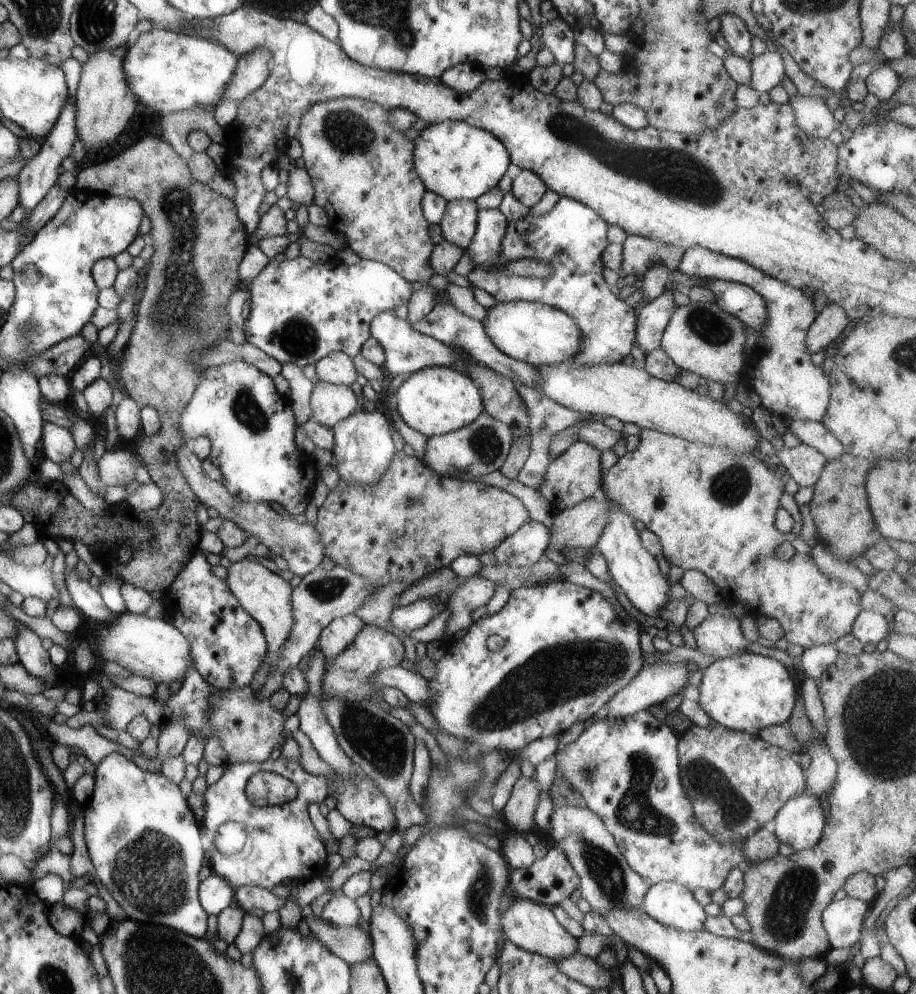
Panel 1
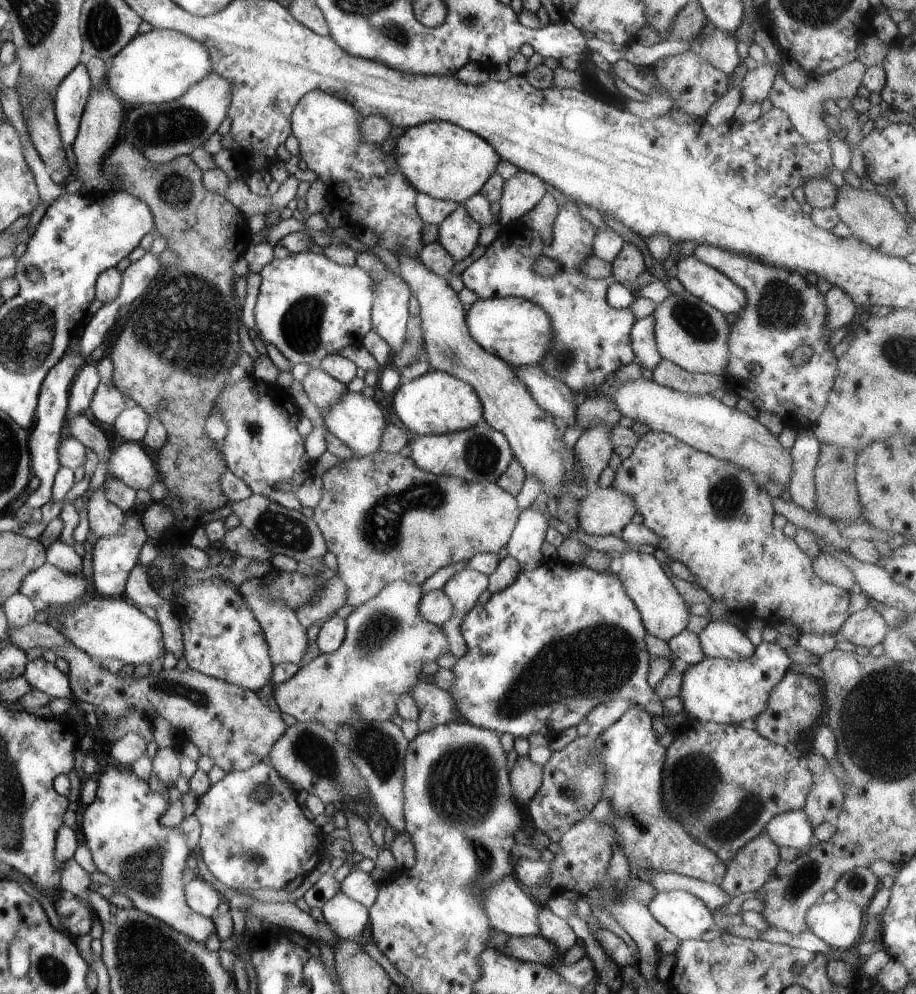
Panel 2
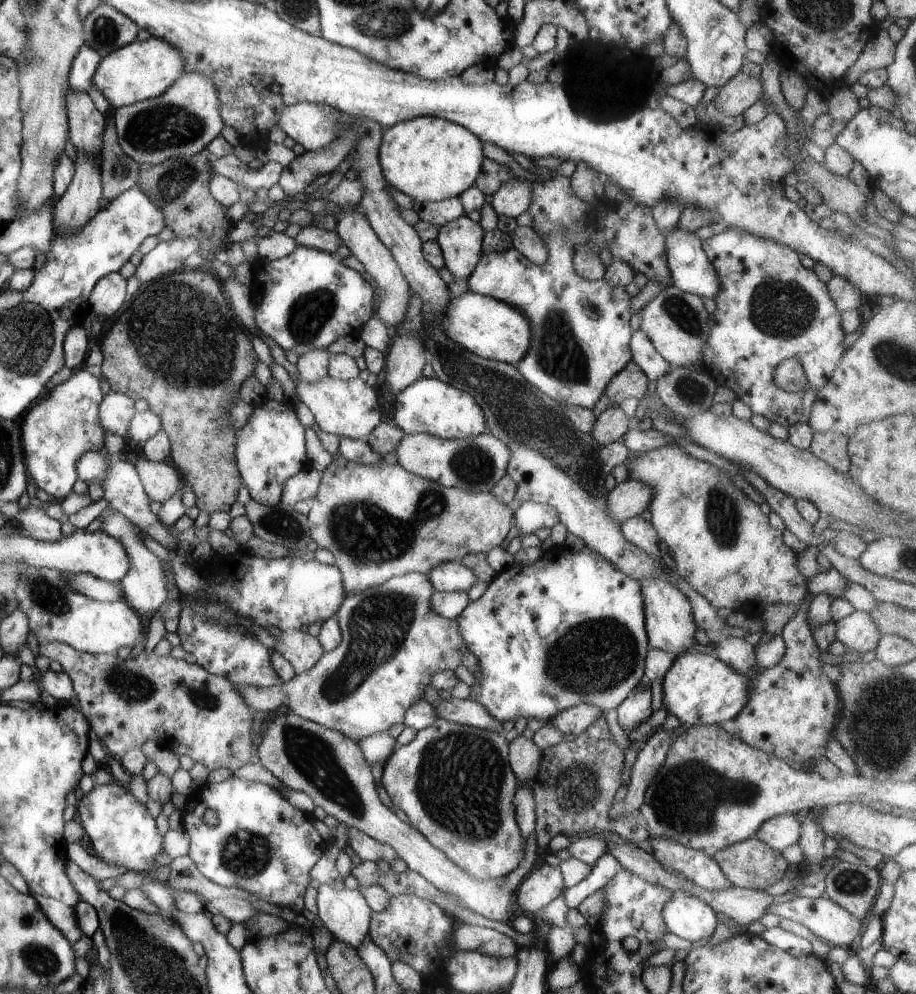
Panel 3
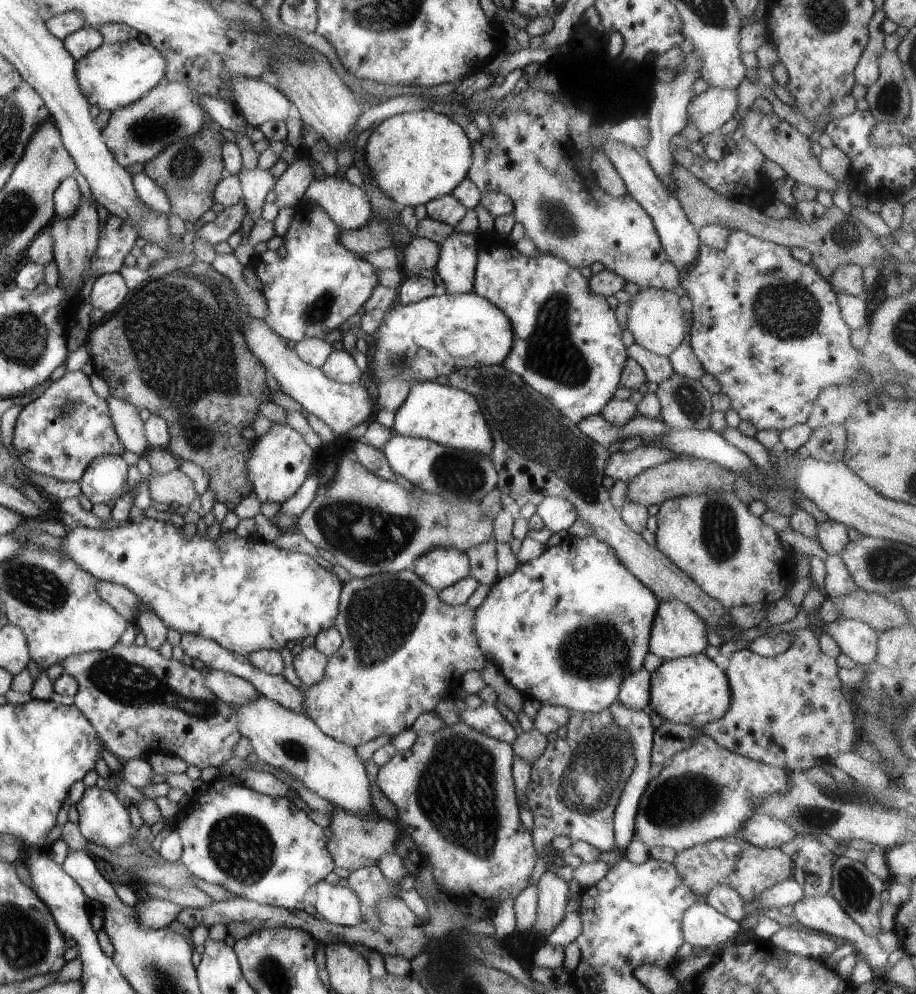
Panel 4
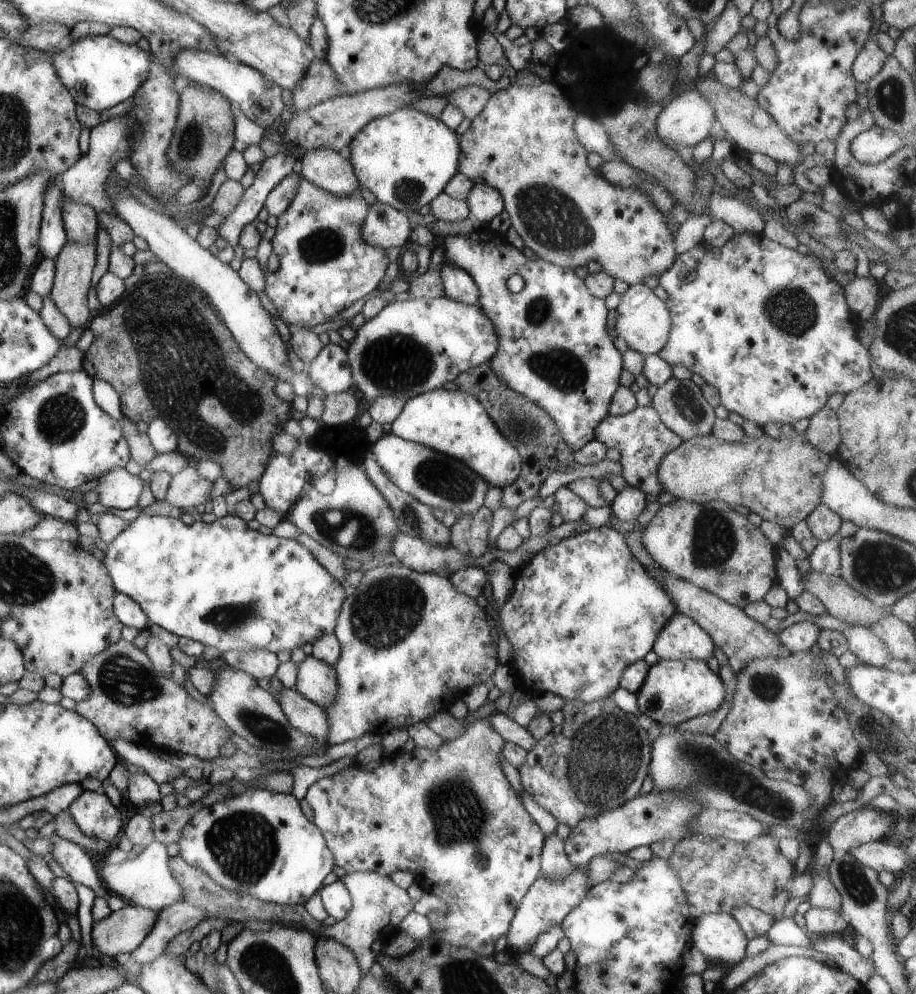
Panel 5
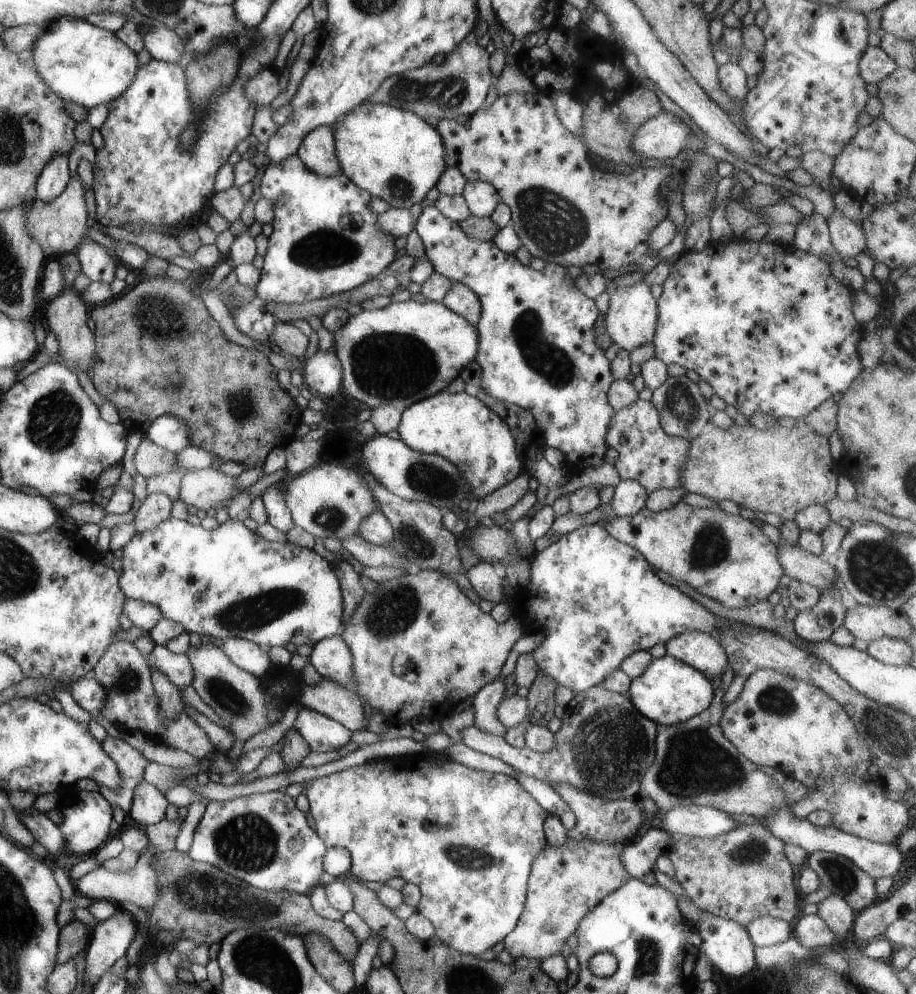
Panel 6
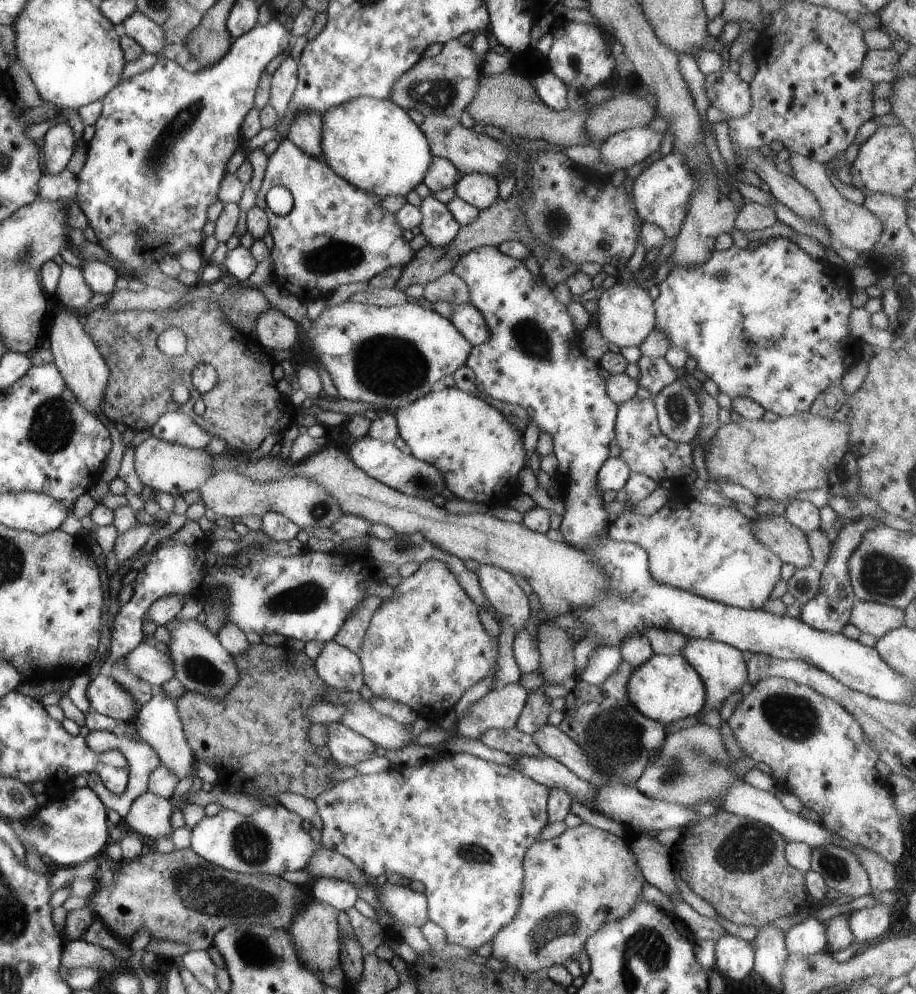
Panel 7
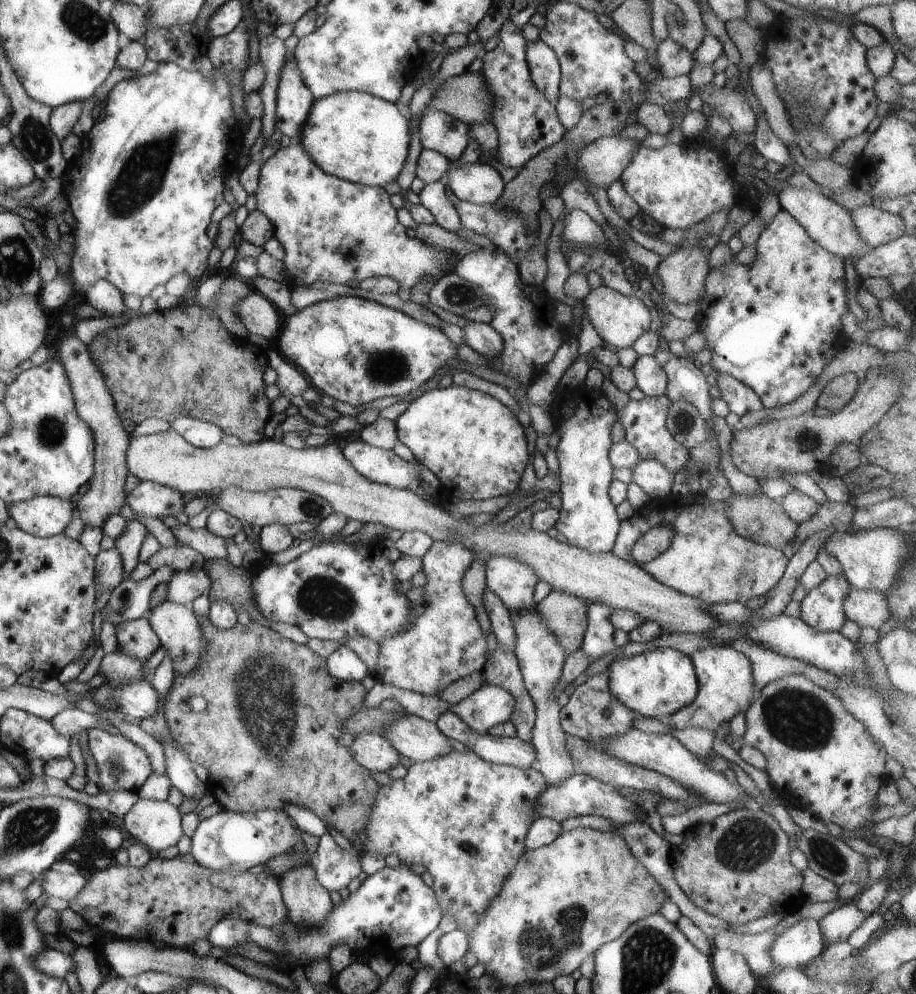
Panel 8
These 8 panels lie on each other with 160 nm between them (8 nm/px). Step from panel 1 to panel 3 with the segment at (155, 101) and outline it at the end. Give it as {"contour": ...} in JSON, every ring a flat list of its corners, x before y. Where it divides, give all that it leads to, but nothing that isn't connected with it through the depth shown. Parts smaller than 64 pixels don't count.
{"contour":[[151,37,145,41,134,40,101,57,91,84,104,94,109,104,119,109,159,97,184,72,185,62,179,50,165,40]]}

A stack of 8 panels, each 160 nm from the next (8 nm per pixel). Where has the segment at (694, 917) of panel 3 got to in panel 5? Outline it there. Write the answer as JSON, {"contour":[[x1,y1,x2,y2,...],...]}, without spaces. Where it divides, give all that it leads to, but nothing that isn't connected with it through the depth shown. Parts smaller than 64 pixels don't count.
{"contour":[[703,913,702,916,693,918,691,925,692,944,706,957,710,966,712,964,735,966,740,964,742,959,747,956,749,938,731,914]]}

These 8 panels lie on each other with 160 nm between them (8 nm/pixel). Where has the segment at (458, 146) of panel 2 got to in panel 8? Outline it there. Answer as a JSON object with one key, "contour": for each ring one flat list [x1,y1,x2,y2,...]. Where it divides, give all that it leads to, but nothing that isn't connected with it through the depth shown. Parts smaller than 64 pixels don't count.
{"contour":[[340,91,324,98,315,98,297,141,326,174,384,188,402,172,409,149,408,124,409,120,394,103,367,92]]}

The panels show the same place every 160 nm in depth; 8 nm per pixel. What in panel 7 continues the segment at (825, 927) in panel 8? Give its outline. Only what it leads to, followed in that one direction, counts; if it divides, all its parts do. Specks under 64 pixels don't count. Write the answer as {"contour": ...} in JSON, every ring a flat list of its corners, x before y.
{"contour":[[878,905,846,915,853,937,860,943,880,940,891,925,892,907]]}

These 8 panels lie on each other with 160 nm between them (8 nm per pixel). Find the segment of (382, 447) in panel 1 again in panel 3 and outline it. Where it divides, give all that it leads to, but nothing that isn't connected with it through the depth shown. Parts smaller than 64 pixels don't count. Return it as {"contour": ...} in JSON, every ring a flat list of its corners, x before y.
{"contour":[[326,375,313,383,299,378,295,384,295,393,311,410,322,432,336,434,340,438,365,440,376,425,382,422,382,412,378,404,380,396,377,394,376,386,371,387,360,377,341,381]]}

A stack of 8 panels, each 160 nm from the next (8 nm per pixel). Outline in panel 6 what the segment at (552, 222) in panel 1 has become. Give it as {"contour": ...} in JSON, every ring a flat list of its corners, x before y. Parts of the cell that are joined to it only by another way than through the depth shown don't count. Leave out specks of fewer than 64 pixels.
{"contour":[[436,206,422,209,420,216,415,220,413,228,415,228,416,232,420,235,425,248,425,257,433,264,434,270,442,276,448,277,454,283,459,282,465,284,465,286,470,288,479,298,481,304,481,319,475,326,479,339,477,355,474,361,479,364,479,368,481,369,482,390,496,400,515,404,531,412,547,446,561,450,566,464,572,465,567,468,570,473,572,471,578,472,603,465,605,463,604,454,606,454,606,450,608,449,605,436,607,435,610,421,615,415,615,410,608,402,607,392,615,379,612,377,612,372,610,371,611,362,608,361,608,358,604,355,605,352,595,343,593,330,600,312,594,303,594,299,583,295,582,292,575,287,575,280,568,275,567,270,563,266,546,263,543,271,537,271,530,266,527,267,523,265,515,255,502,252,493,241,477,241,466,236,466,233,461,229,461,225,455,223,453,220,447,219]]}

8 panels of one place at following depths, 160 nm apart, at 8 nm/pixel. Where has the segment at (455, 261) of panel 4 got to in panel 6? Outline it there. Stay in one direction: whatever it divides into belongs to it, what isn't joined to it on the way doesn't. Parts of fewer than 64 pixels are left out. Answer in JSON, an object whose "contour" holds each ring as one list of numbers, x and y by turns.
{"contour":[[453,282,451,290,441,302,452,312,458,313,466,322,475,327,481,319,481,304,478,296,465,284]]}

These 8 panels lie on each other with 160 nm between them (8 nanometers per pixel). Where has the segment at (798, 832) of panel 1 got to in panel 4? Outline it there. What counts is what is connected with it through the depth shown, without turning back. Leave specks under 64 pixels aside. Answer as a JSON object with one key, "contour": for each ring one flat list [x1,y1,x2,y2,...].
{"contour":[[757,812,745,822,744,828,738,833,741,839,763,849,778,848,796,835,788,823]]}

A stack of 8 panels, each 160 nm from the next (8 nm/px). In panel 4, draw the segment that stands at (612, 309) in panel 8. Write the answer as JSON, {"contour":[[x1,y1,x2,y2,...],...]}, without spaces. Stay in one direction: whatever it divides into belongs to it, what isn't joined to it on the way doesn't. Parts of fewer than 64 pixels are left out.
{"contour":[[654,288,642,289,636,296,632,296,628,303,630,312,626,327,632,332,634,342,653,354,669,358,680,346,688,330,690,335,691,329,688,326,692,326,694,322,692,314,690,319,684,317,684,309,679,301,680,297,675,292]]}

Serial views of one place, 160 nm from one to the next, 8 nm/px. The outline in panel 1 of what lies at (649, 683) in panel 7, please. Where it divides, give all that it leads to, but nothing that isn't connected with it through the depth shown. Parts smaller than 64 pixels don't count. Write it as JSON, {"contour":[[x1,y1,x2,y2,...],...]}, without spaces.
{"contour":[[744,651,736,656,715,659,703,670,694,692,698,704,714,723,733,731,758,734,765,726,782,724,790,718,797,690,790,672,780,661]]}

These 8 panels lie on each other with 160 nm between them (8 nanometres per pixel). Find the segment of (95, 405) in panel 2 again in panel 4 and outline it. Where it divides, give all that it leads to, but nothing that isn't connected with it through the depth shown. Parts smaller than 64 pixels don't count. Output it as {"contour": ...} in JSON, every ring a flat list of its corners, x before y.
{"contour":[[108,396,107,400,113,425,116,426,117,436,125,446,125,450,136,453,139,457,146,455,149,445,138,408,116,396]]}

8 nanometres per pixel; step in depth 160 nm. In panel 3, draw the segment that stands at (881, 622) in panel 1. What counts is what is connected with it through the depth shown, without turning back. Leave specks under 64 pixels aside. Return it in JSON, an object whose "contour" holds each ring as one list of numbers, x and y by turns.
{"contour":[[854,611,835,623,835,640,839,640,848,651,861,655,874,650,881,637,873,618,864,611]]}

